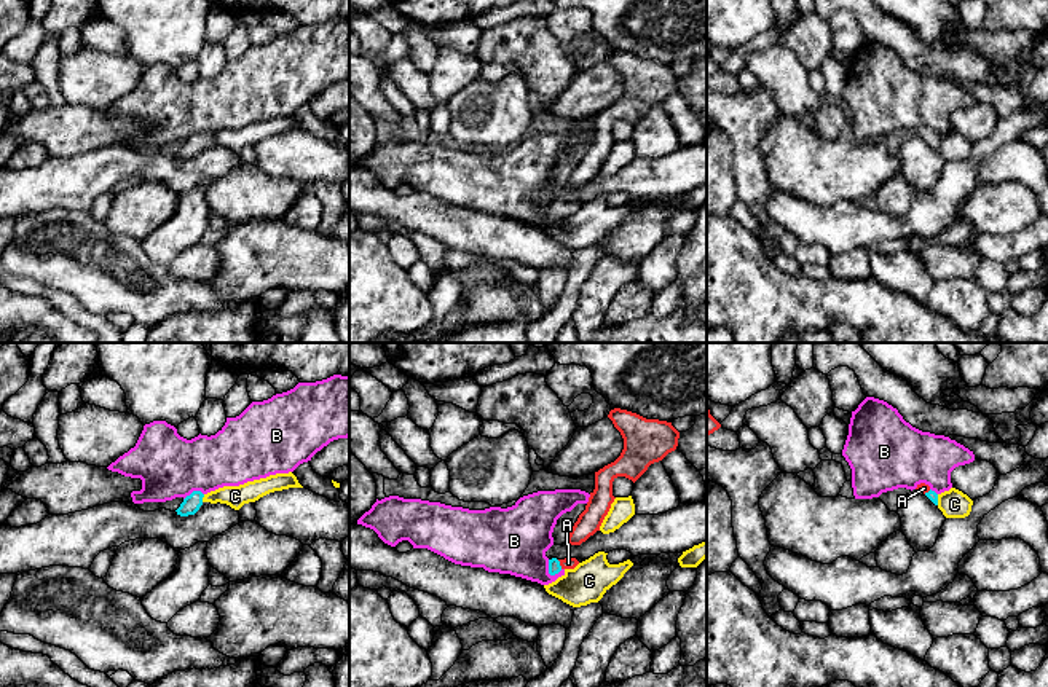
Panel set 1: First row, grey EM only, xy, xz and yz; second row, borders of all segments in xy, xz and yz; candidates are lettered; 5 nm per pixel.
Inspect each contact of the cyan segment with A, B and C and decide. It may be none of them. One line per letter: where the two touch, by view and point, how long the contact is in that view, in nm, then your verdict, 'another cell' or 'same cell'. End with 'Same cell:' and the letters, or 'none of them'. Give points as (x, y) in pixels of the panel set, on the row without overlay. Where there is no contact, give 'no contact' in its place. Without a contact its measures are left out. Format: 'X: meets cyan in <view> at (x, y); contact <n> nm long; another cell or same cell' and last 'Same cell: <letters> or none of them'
A: meets cyan in xz at (559, 208); contact 50 nm long; same cell
B: meets cyan in xz at (549, 215); contact 90 nm long; another cell
C: meets cyan in xy at (203, 139); contact 40 nm long; another cell
Same cell: A

